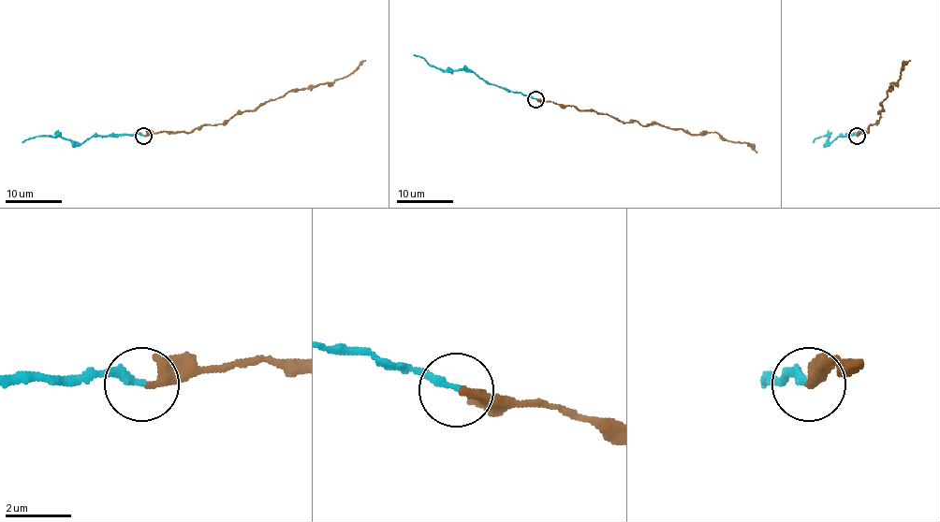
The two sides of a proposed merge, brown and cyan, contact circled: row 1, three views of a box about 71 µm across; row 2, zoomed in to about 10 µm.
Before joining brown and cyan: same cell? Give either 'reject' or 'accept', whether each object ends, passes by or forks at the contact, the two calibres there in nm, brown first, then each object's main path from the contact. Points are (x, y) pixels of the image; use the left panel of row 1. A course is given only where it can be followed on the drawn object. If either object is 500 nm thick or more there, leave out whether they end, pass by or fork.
reject | brown ends | cyan ends | 320/240 nm | brown via (144, 135), (192, 132), (204, 125), (223, 123), (299, 89), (346, 78), (365, 61) | cyan via (144, 135), (95, 135), (80, 143), (59, 137), (31, 137), (22, 142)

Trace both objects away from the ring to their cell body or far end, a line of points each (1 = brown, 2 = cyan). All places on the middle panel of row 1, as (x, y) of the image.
1: (536, 98), (592, 109), (623, 123), (658, 123), (690, 134), (717, 132), (731, 142), (747, 142), (756, 152)
2: (536, 98), (486, 83), (472, 72), (440, 70), (423, 58), (413, 55)

